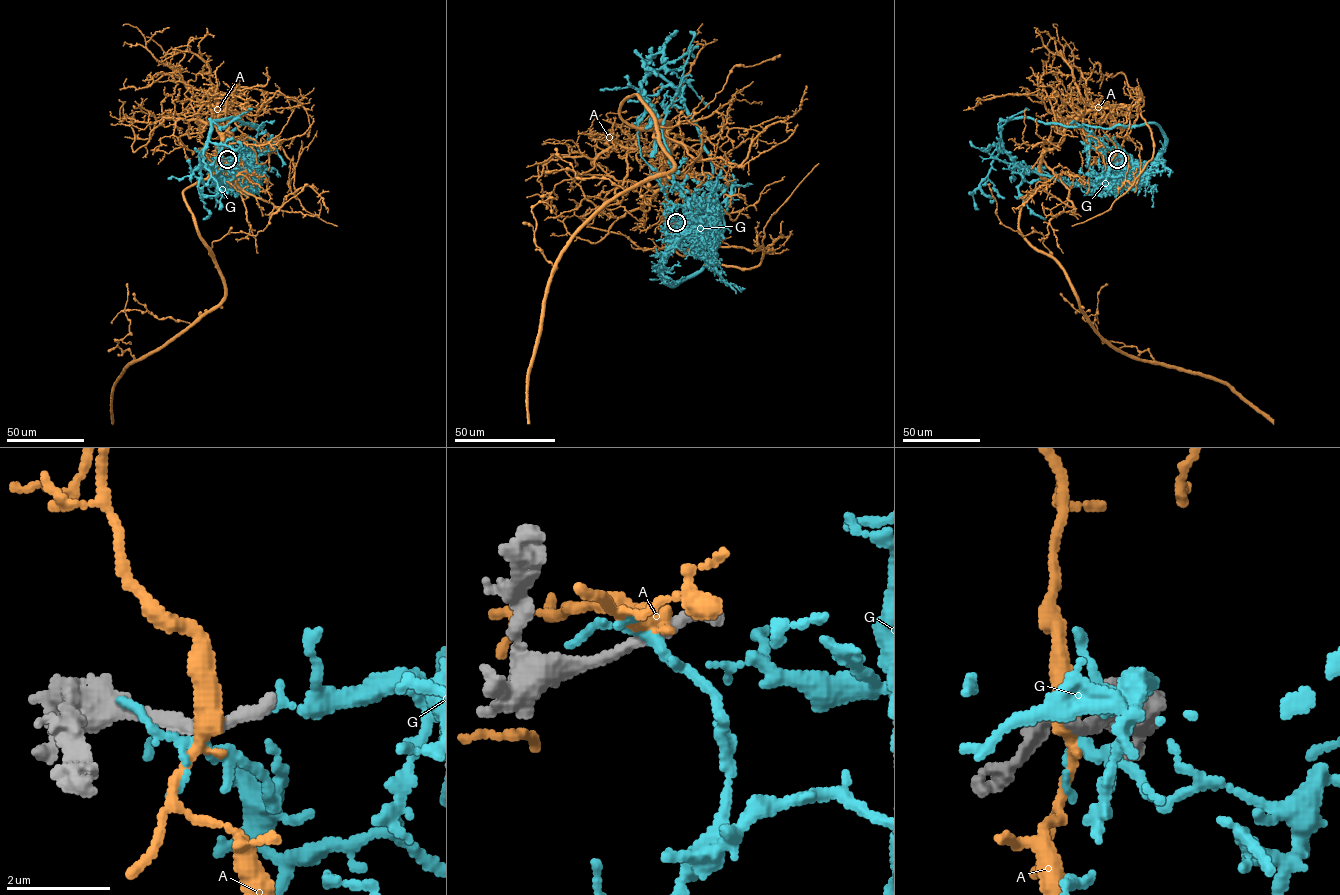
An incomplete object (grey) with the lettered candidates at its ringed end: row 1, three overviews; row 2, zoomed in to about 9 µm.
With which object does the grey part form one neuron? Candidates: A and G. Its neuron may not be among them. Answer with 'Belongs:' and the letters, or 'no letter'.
Belongs: no letter

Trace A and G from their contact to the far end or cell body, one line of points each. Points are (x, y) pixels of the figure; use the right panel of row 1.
A: (1118, 160), (1137, 106), (1081, 113), (1044, 151), (1020, 233), (1114, 346), (1226, 381), (1273, 424)
G: (1118, 160), (1124, 169), (1115, 181), (1027, 182), (1004, 149), (998, 124), (1029, 109)

